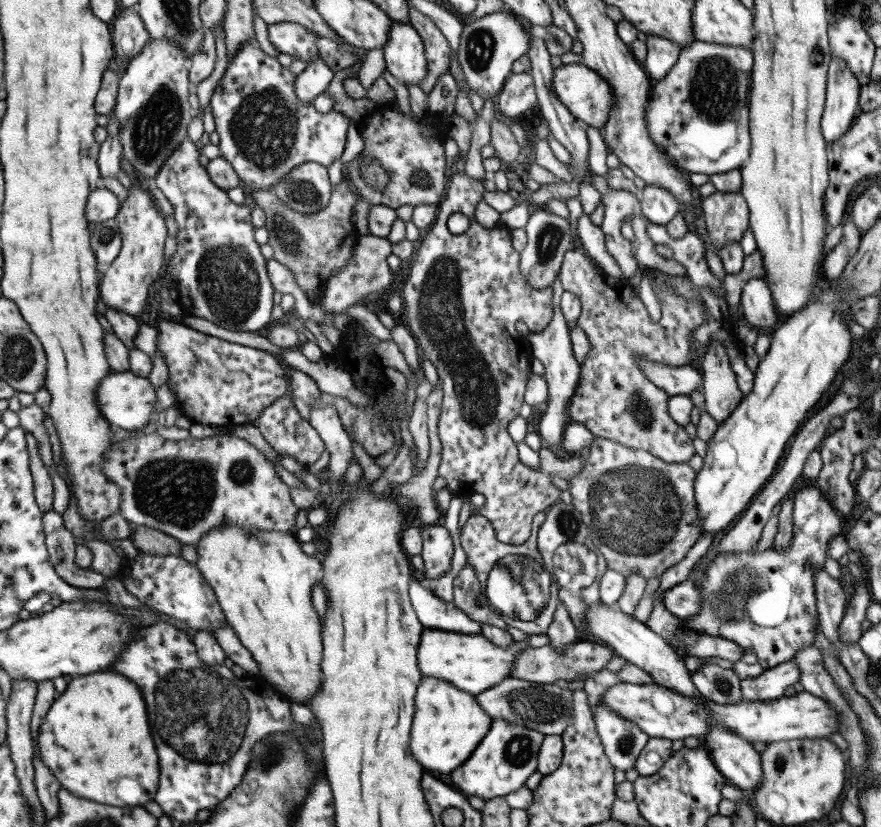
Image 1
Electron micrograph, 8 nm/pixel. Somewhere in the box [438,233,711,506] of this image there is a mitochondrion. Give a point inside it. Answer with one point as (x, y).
(636, 404)

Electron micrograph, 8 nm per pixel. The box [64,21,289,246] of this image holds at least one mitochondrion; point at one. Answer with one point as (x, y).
(154, 124)

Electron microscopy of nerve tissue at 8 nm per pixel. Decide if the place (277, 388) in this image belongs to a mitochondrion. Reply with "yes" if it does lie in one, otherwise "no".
no

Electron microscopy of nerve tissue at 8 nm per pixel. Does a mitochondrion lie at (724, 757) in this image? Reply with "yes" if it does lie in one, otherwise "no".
no

